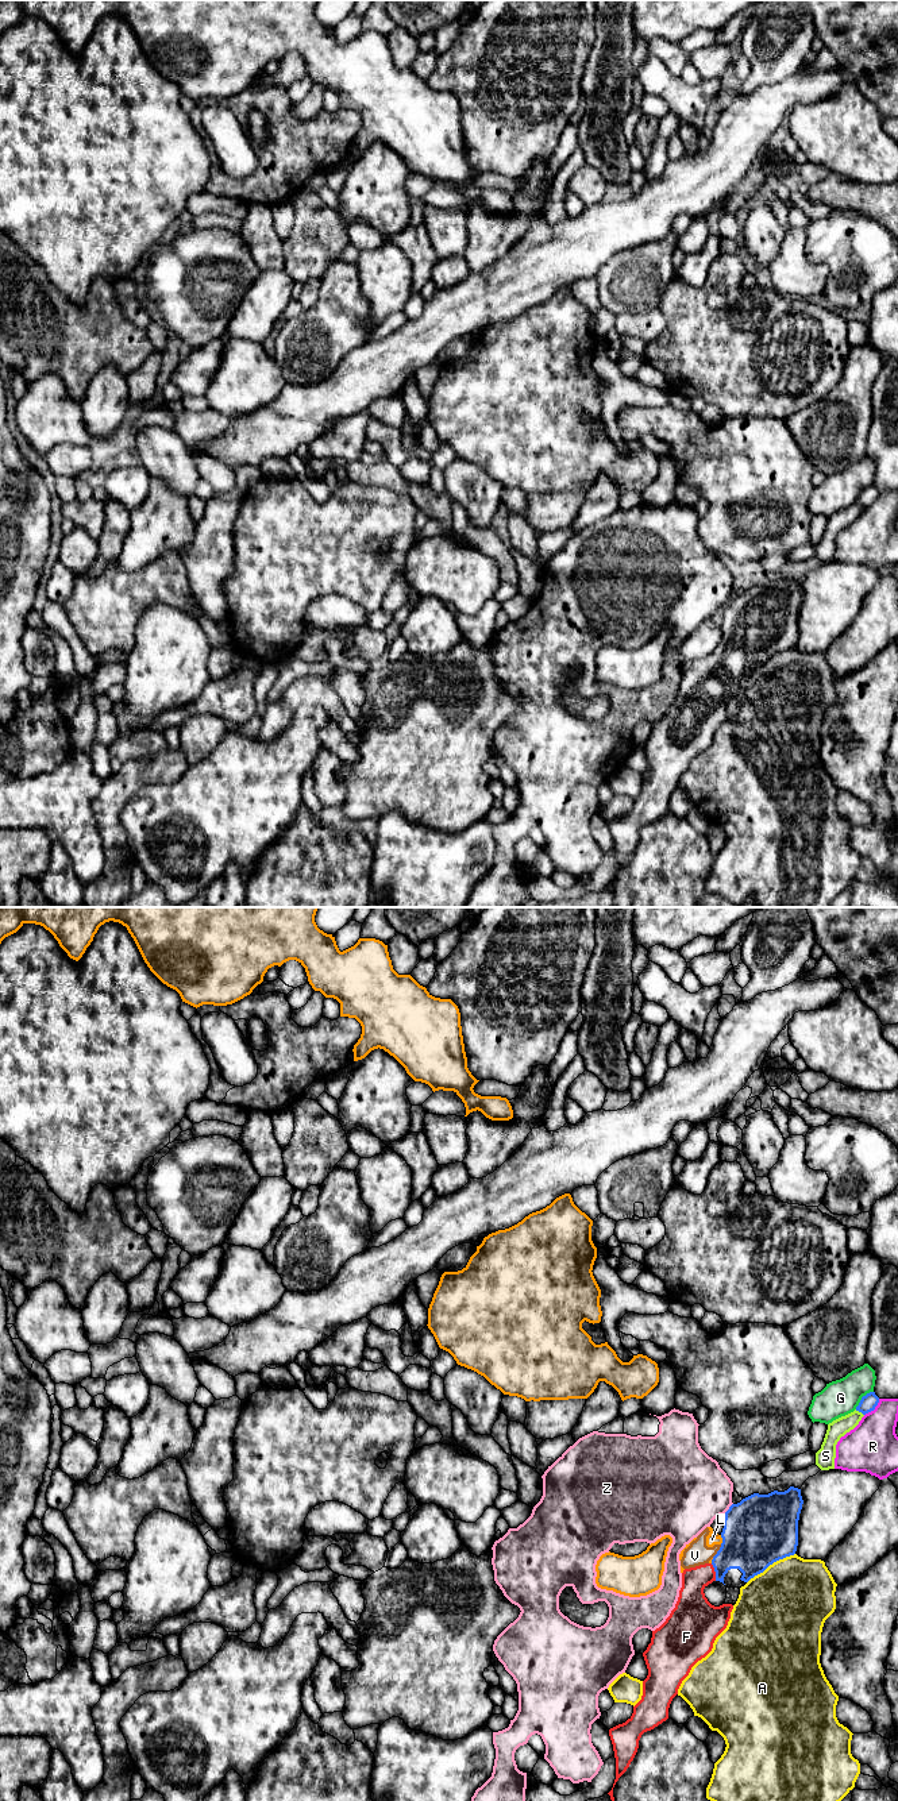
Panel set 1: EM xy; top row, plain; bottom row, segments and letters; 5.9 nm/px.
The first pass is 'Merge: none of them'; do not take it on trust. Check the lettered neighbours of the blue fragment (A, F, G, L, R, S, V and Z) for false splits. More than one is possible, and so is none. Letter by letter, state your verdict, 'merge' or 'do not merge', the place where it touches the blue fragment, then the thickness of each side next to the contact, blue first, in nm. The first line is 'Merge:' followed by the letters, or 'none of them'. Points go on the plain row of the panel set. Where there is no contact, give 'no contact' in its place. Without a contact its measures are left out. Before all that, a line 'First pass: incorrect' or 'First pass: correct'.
First pass: incorrect
Merge: F
A: do not merge | xy (770, 656) | 420/480 nm
F: merge | xy (715, 663) | 300/190 nm
G: do not merge | xy (862, 490) | 90/220 nm
L: do not merge | xy (723, 632) | 420/70 nm
R: do not merge | xy (874, 501) | 90/300 nm
S: do not merge | xy (859, 504) | 90/110 nm
V: do not merge | xy (717, 644) | 400/140 nm
Z: do not merge | xy (729, 601) | 420/440 nm

